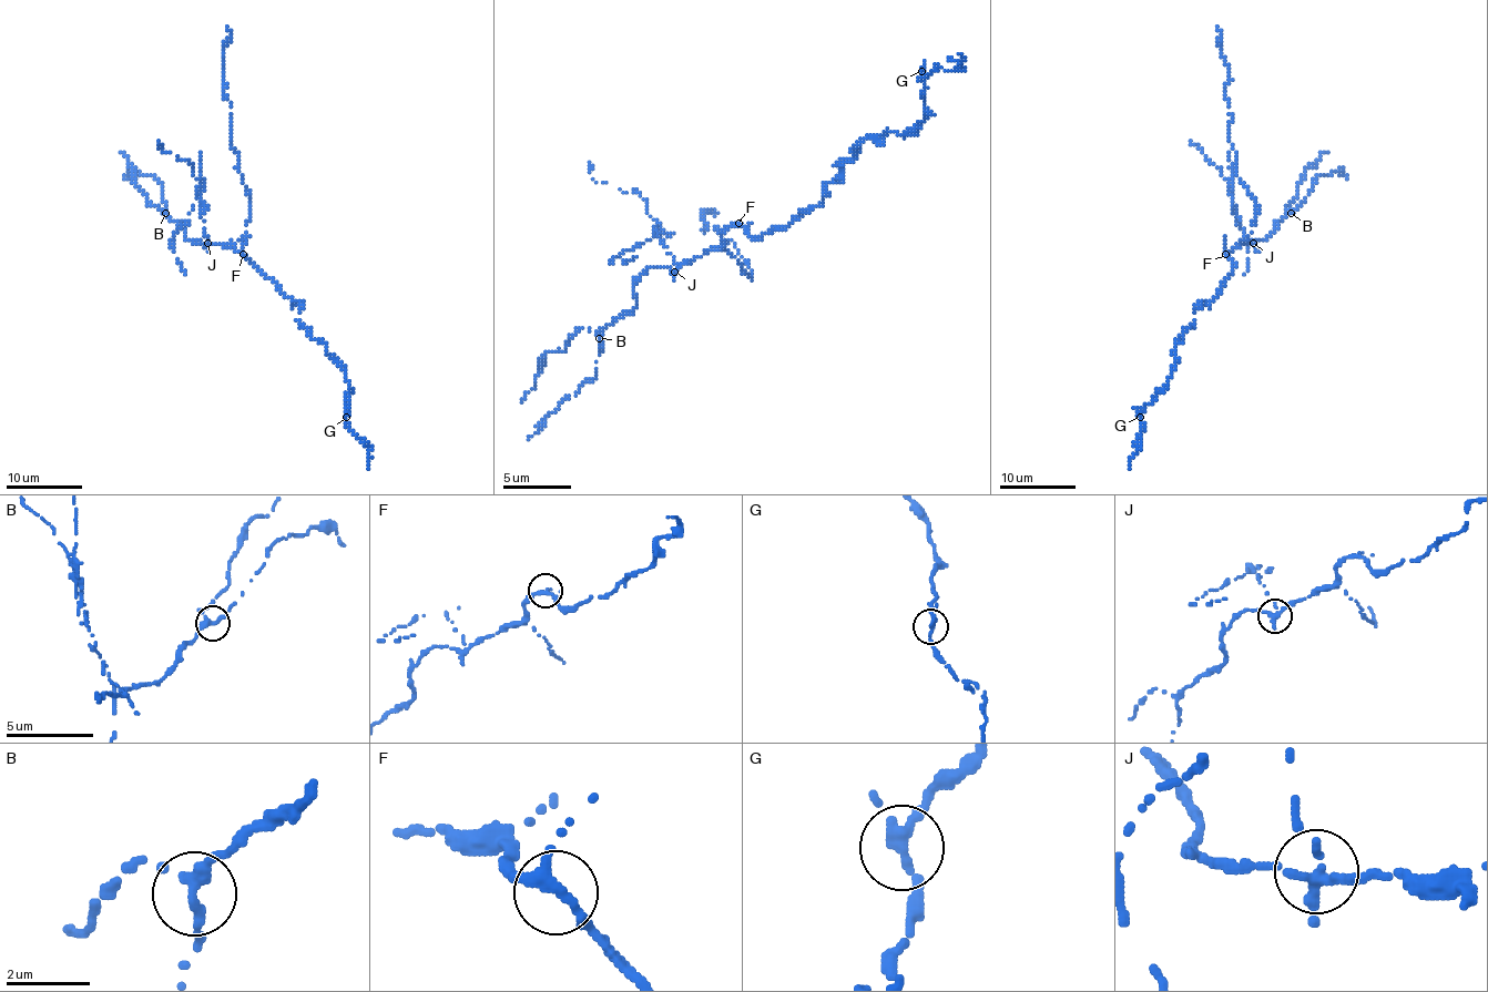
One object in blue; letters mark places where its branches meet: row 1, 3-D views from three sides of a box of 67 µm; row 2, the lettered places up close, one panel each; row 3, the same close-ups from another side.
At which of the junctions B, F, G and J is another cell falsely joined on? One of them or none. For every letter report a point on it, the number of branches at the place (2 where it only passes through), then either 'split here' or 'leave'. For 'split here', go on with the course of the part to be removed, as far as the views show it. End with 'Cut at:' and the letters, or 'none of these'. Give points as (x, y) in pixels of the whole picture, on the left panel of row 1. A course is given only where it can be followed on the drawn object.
B: (165, 213) | 3 | leave
F: (243, 254) | 3 | leave
G: (346, 417) | 3 | leave
J: (207, 243) | 3 | split here | (207, 243), (202, 216), (205, 208), (200, 201), (202, 184), (186, 159), (163, 151), (160, 142)
Cut at: J

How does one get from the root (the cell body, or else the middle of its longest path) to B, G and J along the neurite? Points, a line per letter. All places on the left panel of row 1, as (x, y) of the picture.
B: (250, 261), (234, 247), (222, 243), (184, 239), (186, 232), (165, 213)
G: (250, 261), (291, 302), (298, 304), (297, 319), (338, 362), (348, 382), (346, 417)
J: (250, 261), (234, 247), (207, 243)

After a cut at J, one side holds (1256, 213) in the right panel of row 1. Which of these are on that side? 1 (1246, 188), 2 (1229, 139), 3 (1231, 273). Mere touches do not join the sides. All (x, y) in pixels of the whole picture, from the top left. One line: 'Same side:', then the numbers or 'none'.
Same side: 1, 2, 3

